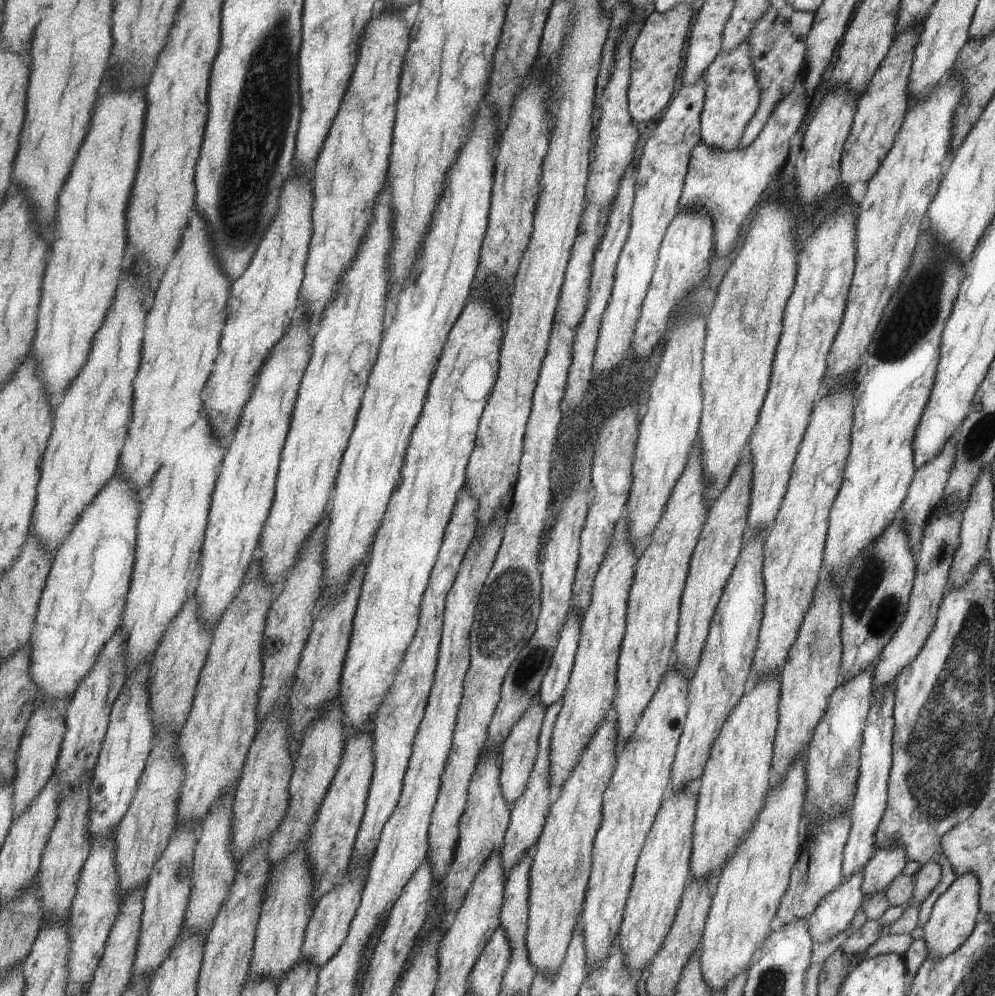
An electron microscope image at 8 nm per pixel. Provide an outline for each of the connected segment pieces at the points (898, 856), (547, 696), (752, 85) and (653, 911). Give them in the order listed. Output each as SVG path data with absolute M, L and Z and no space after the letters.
M901 847L876 848L870 861L861 870L860 891L864 894L863 898L883 893L903 870L905 863L904 850Z
M573 611L568 616L564 629L560 632L552 665L544 676L537 700L548 709L564 697L576 665L576 654L580 645L583 615Z
M746 40L728 53L719 53L704 70L703 79L707 90L701 113L701 142L722 151L739 148L740 138L758 109L761 97L759 80L753 70L751 47Z
M692 783L677 793L671 792L657 815L636 866L636 877L628 896L624 924L618 936L620 947L628 956L628 969L633 972L633 976L637 977L641 971L648 970L660 953L691 882L690 862L694 847L697 798L697 783Z

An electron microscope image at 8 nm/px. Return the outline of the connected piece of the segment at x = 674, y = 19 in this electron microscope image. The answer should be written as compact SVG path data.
M680 4L668 13L655 10L651 13L640 32L632 50L632 85L628 90L629 110L635 124L658 119L671 104L677 88L677 76L683 68L683 48L693 22L693 6Z

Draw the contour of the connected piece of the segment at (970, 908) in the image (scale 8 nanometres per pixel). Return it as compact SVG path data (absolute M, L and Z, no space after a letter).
M973 873L956 875L949 888L933 903L929 918L923 927L921 940L930 957L944 957L951 954L971 934L974 922L979 918L978 880Z

